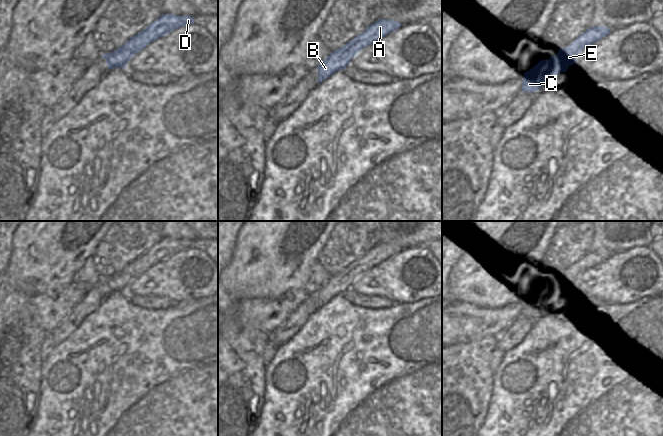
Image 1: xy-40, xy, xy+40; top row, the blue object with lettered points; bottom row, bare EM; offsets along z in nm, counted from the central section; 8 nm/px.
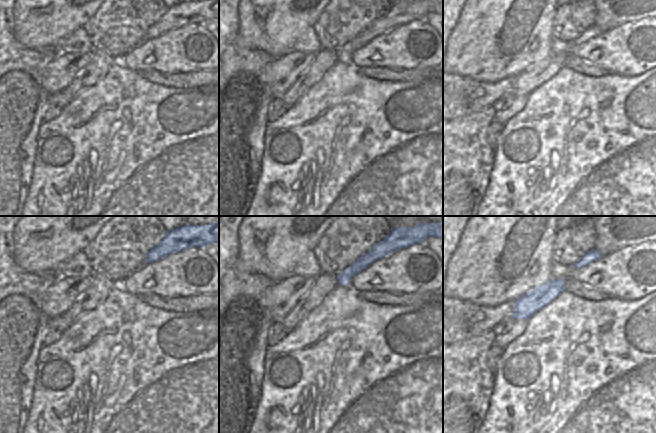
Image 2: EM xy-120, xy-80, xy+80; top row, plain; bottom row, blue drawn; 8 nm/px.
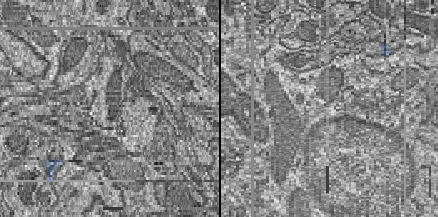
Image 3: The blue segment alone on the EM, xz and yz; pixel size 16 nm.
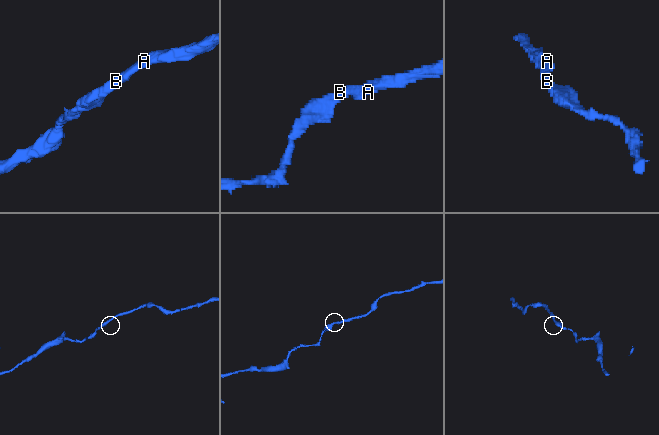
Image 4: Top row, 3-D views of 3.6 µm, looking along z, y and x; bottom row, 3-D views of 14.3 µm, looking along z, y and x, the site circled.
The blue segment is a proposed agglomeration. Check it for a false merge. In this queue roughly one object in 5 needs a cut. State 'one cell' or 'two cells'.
one cell

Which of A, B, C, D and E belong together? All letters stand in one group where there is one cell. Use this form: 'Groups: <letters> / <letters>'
Groups: A B C D E

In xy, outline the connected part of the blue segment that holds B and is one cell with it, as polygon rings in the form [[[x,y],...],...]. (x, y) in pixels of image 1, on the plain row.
[[[377,244],[368,250],[361,258],[344,268],[316,291],[318,293],[318,308],[339,294],[344,294],[350,285],[364,272],[377,266],[402,249],[397,244]]]

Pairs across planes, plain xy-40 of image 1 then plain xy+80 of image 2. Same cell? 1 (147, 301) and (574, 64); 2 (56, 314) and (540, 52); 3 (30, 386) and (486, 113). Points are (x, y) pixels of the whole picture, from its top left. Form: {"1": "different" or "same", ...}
{"1": "same", "2": "different", "3": "same"}

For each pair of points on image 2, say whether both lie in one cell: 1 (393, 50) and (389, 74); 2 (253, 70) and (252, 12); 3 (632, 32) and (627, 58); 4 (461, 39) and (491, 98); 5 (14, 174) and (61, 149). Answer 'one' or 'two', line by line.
1: two
2: two
3: one
4: two
5: two

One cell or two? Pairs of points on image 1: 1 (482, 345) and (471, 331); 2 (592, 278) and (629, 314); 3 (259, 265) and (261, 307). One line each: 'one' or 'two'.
1: two
2: two
3: two

